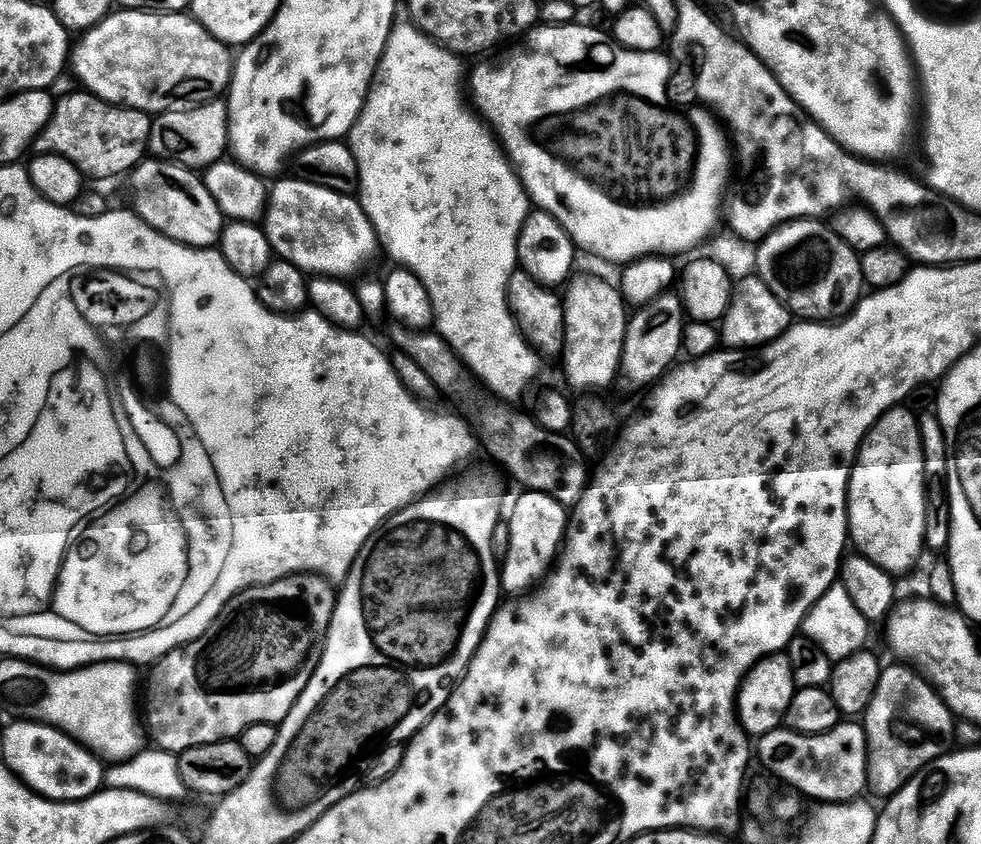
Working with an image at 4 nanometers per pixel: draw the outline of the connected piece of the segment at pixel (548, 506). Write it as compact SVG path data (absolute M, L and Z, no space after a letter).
M521 491L521 496L512 504L512 517L507 517L508 553L502 556L500 583L503 591L524 594L528 584L536 586L549 575L565 543L570 527L570 512L563 504L546 493Z

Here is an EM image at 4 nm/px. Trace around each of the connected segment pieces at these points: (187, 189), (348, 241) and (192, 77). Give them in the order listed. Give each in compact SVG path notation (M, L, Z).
M148 158L132 169L131 180L132 196L136 199L134 211L154 230L188 248L216 248L219 245L226 217L193 169L172 164L169 160Z
M291 178L292 180L277 179L271 185L268 198L268 210L264 213L262 227L268 236L273 253L279 259L293 264L305 274L313 277L330 276L333 278L352 278L356 276L378 252L376 227L364 213L359 199L355 195L343 196L326 186L312 184L309 180Z
M116 10L96 27L89 28L79 40L80 45L77 48L75 45L70 56L75 79L98 99L119 104L121 108L149 114L195 108L197 104L209 104L211 100L223 97L232 82L234 56L228 53L231 52L229 45L214 38L188 14Z

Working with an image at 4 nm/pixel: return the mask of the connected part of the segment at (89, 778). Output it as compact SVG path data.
M17 719L4 732L3 763L23 780L33 792L48 800L67 802L85 800L105 787L105 765L95 752L89 752L83 744L72 739L49 724L38 724L35 720Z

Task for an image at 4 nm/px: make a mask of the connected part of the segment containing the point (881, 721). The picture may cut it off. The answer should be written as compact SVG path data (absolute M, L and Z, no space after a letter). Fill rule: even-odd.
M893 663L893 668L885 667L880 674L878 690L870 702L868 711L862 717L864 733L868 736L868 787L874 793L891 798L926 765L933 764L939 756L945 755L953 747L953 732L956 720L952 711L944 705L939 692L924 679L921 673L903 663Z

